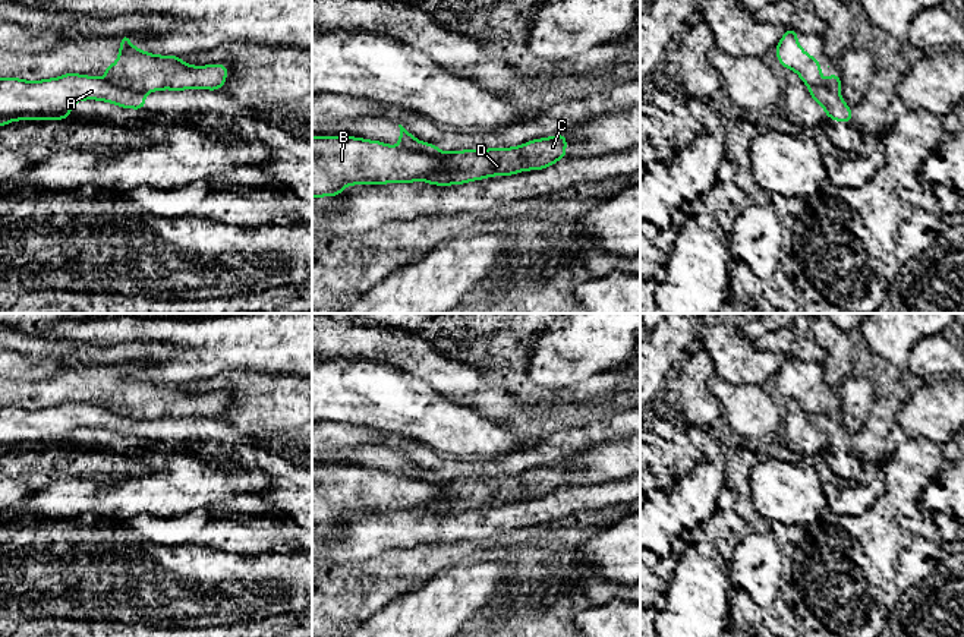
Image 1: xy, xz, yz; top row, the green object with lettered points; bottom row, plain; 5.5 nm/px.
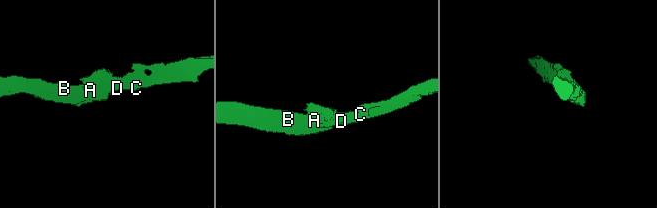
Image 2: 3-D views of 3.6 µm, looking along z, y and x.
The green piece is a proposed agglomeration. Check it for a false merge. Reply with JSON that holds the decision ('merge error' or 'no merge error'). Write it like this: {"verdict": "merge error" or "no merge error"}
{"verdict": "merge error"}

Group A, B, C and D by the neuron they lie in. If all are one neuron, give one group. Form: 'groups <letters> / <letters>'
groups A B / C D

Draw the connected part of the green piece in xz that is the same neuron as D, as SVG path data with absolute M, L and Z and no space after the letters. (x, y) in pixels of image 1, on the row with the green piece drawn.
M401 124L398 127L398 148L437 155L444 160L444 170L426 179L428 185L463 185L489 176L510 176L526 170L542 170L566 158L567 138L563 133L535 139L516 148L442 152L434 144L425 144L413 138Z

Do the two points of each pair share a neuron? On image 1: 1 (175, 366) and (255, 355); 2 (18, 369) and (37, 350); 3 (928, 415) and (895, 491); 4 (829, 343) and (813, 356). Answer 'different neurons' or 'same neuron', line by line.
1: same neuron
2: different neurons
3: different neurons
4: different neurons

